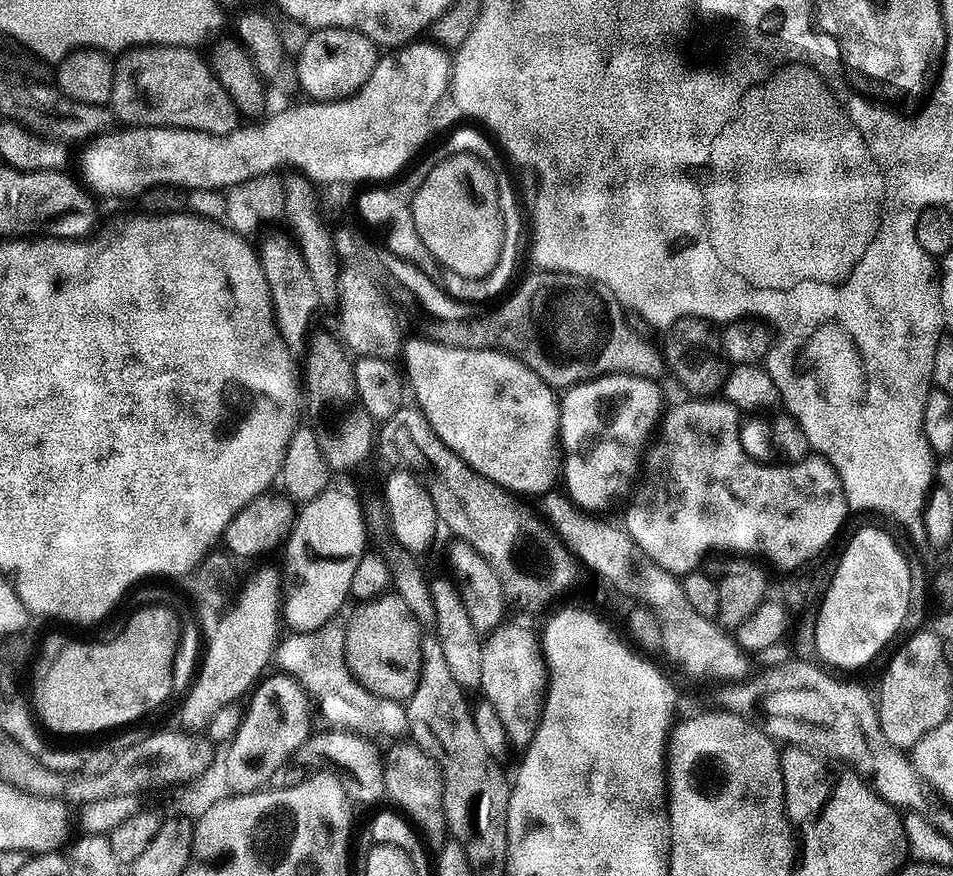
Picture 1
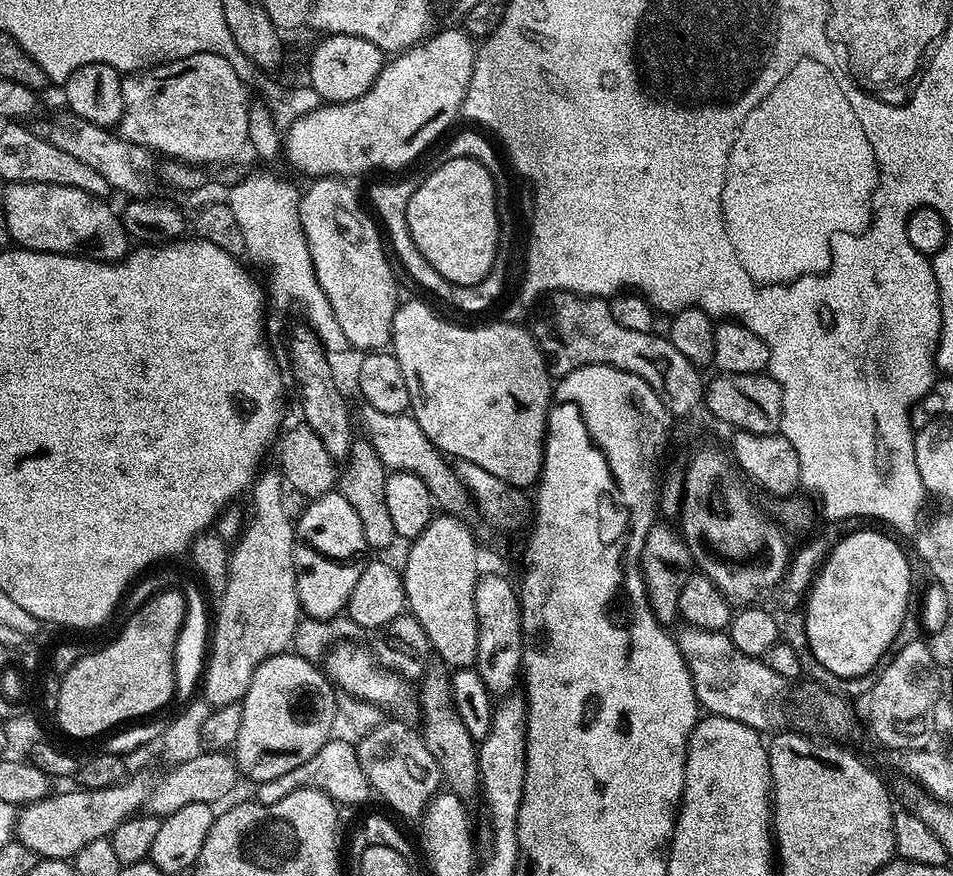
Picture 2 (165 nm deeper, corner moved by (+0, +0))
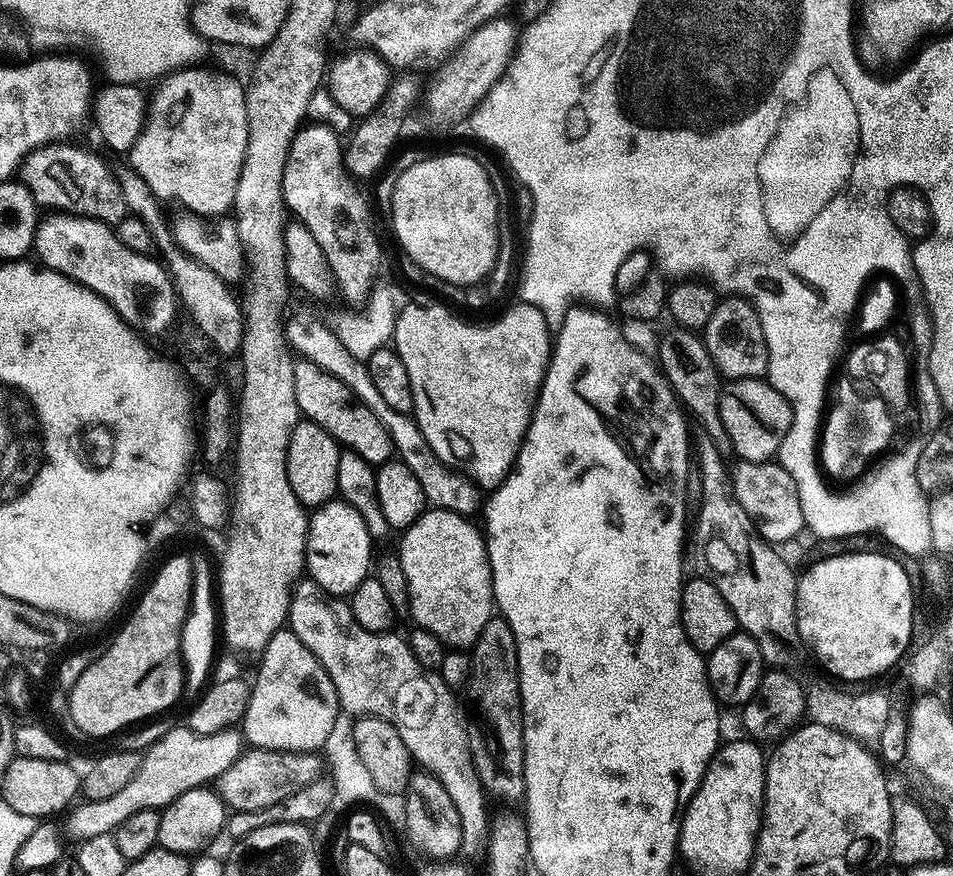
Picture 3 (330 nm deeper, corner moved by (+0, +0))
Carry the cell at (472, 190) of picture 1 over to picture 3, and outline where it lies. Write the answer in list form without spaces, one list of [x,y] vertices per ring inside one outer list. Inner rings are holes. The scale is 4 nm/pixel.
[[[448,152],[445,156],[428,156],[425,160],[416,160],[409,168],[404,168],[400,172],[400,177],[395,177],[390,203],[392,203],[392,232],[396,235],[398,243],[404,247],[404,256],[412,260],[421,271],[425,274],[438,278],[446,286],[458,284],[457,286],[471,286],[481,283],[492,271],[492,267],[496,264],[496,255],[500,249],[499,244],[499,208],[502,205],[498,199],[498,191],[492,185],[491,178],[487,174],[487,170],[483,163],[478,162],[472,156],[463,156],[460,152]]]

